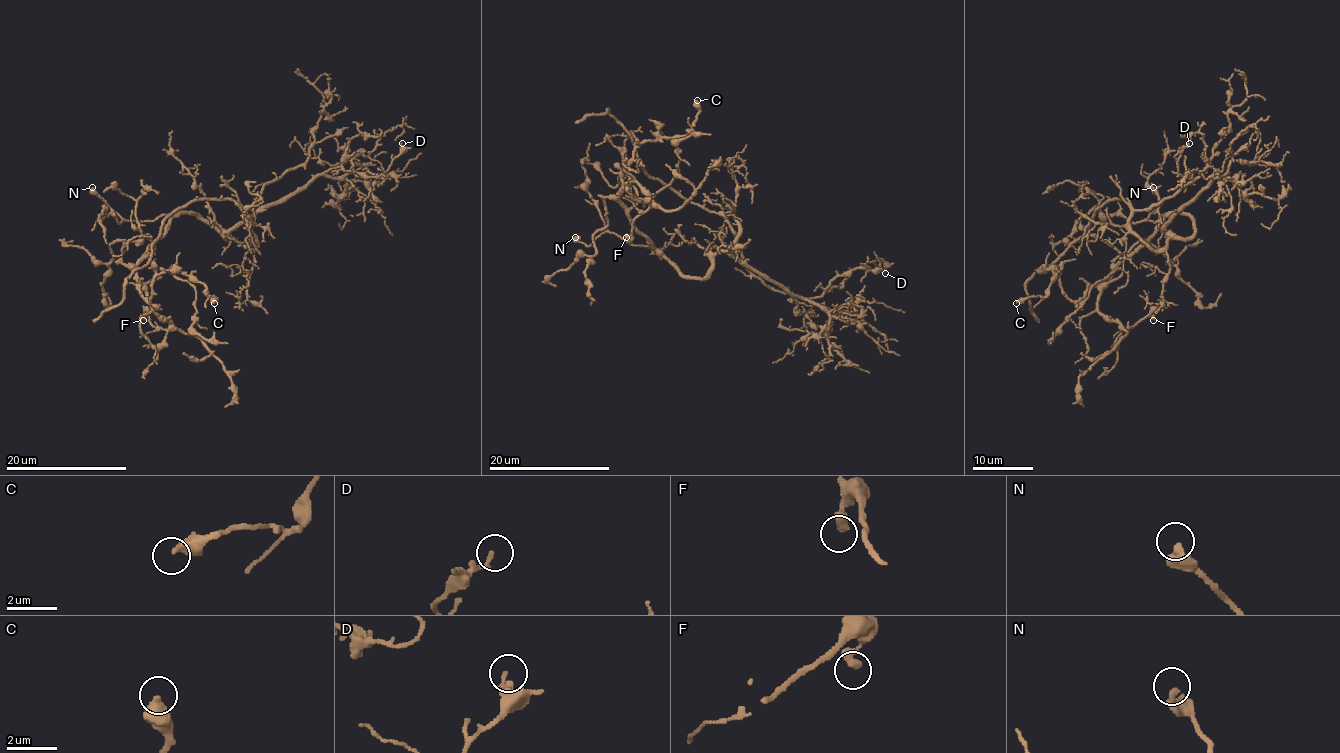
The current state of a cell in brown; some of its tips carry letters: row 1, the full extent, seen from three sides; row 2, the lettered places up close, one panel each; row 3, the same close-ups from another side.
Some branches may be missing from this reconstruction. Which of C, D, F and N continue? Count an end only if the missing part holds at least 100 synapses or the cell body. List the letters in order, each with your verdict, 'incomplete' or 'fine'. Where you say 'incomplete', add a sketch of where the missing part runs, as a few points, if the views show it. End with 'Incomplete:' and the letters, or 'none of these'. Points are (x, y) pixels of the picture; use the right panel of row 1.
C: fine
D: fine
F: fine
N: fine
Incomplete: none of these

